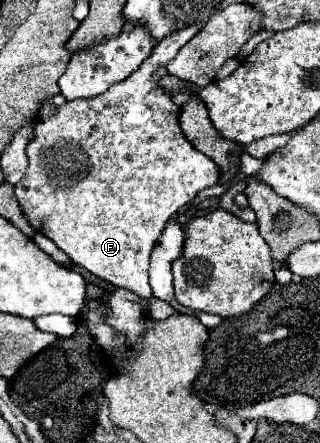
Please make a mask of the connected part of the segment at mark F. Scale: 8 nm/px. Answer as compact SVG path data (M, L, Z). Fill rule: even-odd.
M196 23L174 31L154 47L152 55L130 75L130 79L124 79L124 83L116 83L104 95L92 99L68 101L58 107L52 117L38 121L34 127L34 139L26 147L30 159L28 173L16 185L20 209L38 233L52 239L76 265L120 289L140 295L142 299L152 297L148 283L150 251L168 219L178 213L180 207L188 205L202 189L218 185L222 175L220 167L208 155L196 151L196 147L184 137L178 127L180 107L174 105L168 93L156 87L160 75L166 75L164 65L176 57L178 49L202 27L204 23Z

